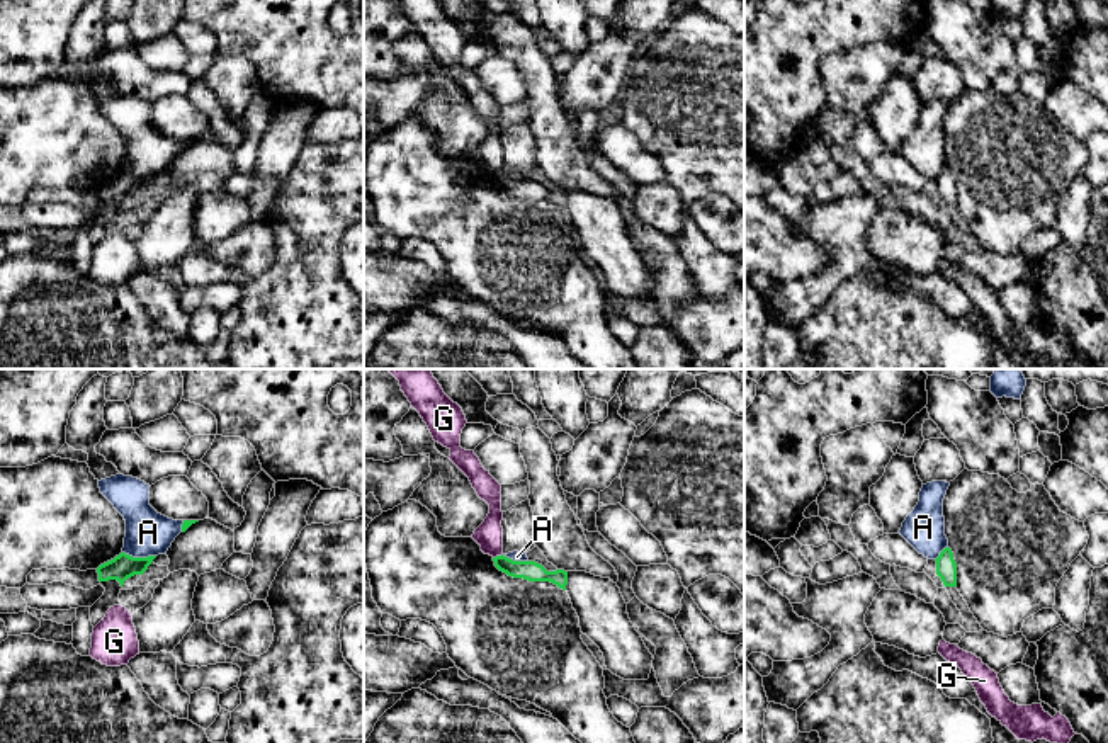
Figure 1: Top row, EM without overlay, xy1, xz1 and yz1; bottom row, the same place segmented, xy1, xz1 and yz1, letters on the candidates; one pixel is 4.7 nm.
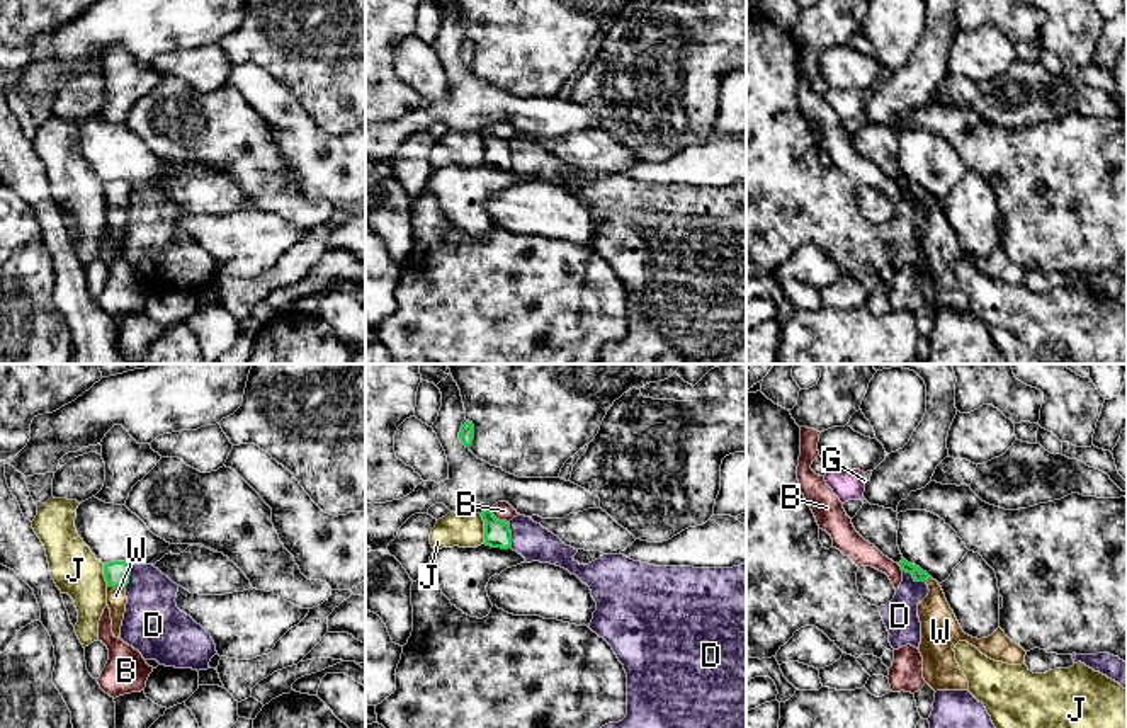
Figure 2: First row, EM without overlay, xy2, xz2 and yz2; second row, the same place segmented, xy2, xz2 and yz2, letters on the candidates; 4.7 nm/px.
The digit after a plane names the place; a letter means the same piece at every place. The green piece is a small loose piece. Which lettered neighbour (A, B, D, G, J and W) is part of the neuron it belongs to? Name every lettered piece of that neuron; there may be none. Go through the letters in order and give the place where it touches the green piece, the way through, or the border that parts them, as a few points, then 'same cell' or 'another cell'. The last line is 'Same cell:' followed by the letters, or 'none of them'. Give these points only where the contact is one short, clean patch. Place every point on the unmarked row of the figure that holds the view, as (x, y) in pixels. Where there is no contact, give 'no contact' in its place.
A: meets green in xy1 at (140, 177); border along xy1 (123, 170), (133, 175), (155, 175); another cell
B: meets green in xz2 at (498, 138); border along xz2 (490, 128), (507, 142); another cell
D: meets green in yz2 at (915, 198); border along yz2 (903, 189), (917, 199), (927, 199); another cell
G: meets green in xz1 at (497, 175); border along xz1 (502, 172), (493, 177); another cell
J: meets green in xz2 at (485, 148); border along xz2 (480, 133), (485, 162); another cell
W: meets green in xy2 at (116, 204); runs through xy2 (116, 193), (116, 204), (116, 215); same cell
Same cell: W

